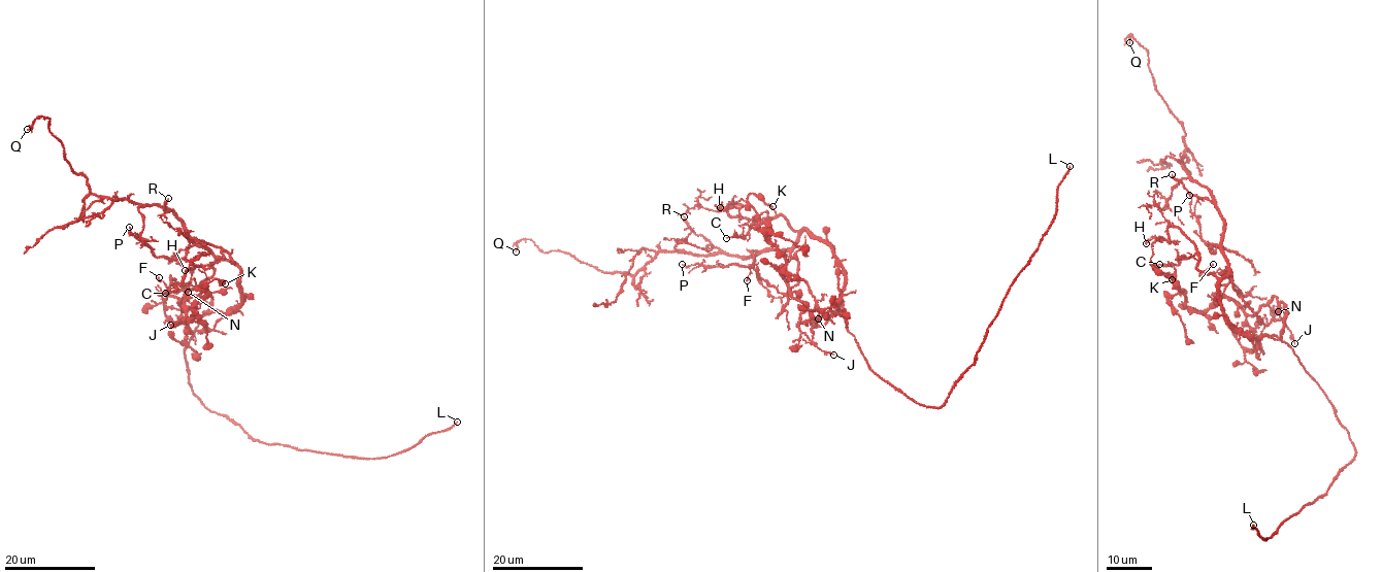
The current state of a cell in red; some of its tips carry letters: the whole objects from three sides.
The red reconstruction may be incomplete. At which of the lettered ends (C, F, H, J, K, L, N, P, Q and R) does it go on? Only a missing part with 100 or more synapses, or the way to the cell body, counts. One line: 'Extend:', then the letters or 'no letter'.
Extend: L

